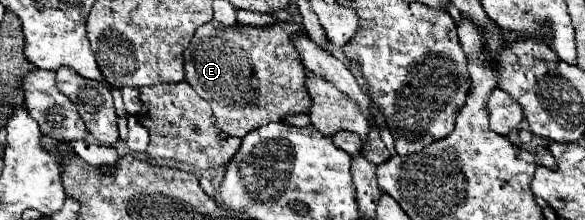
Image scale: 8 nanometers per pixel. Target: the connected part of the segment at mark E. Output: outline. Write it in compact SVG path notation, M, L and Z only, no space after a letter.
M218 20L202 24L184 52L184 74L186 82L212 106L218 128L230 136L244 138L248 132L268 122L284 122L292 114L310 112L310 94L306 90L306 68L292 42L292 36L302 34L298 22L268 24L268 26L222 26Z

